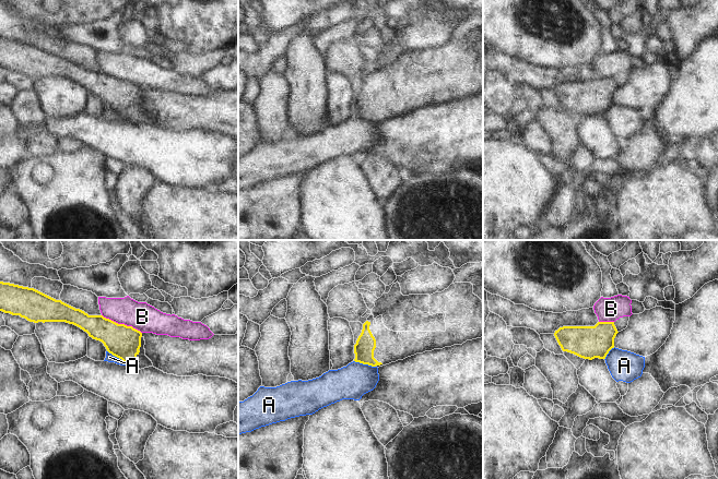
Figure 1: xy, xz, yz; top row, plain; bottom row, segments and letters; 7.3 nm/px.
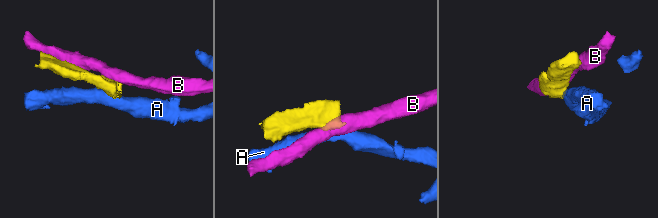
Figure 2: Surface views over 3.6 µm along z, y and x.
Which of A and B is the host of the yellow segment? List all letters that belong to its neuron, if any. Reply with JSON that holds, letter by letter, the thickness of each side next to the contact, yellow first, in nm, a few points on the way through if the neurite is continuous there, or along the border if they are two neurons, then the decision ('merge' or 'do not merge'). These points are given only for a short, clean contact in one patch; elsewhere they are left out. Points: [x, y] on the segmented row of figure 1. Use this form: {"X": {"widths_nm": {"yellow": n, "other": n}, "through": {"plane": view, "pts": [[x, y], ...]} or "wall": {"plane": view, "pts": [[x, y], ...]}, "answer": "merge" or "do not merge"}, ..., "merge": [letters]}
{"A": {"widths_nm": {"yellow": 240, "other": 60}, "wall": {"plane": "xy", "pts": [[107, 350], [129, 364]]}, "answer": "do not merge"}, "B": {"widths_nm": {"yellow": 240, "other": 200}, "wall": {"plane": "xy", "pts": [[102, 314], [118, 323], [131, 325], [141, 333]]}, "answer": "do not merge"}, "merge": []}

